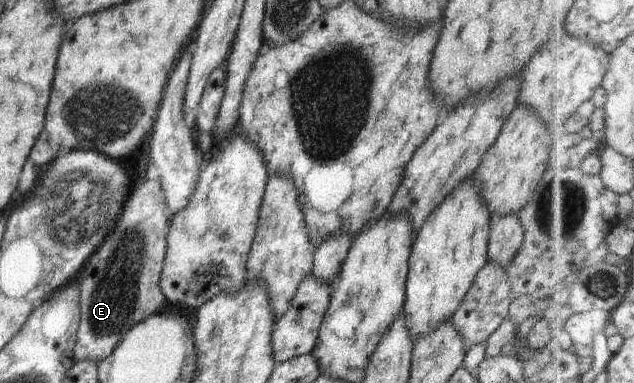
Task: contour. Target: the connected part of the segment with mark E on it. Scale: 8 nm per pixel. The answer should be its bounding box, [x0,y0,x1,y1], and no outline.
[73,180,170,364]

